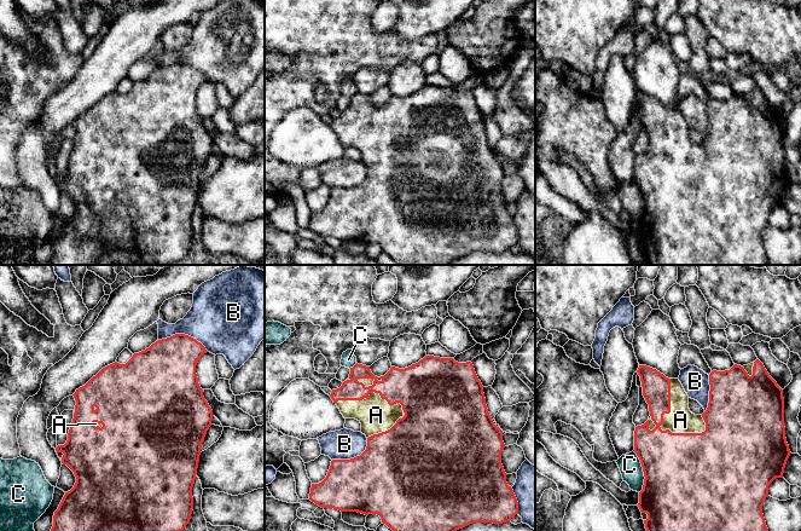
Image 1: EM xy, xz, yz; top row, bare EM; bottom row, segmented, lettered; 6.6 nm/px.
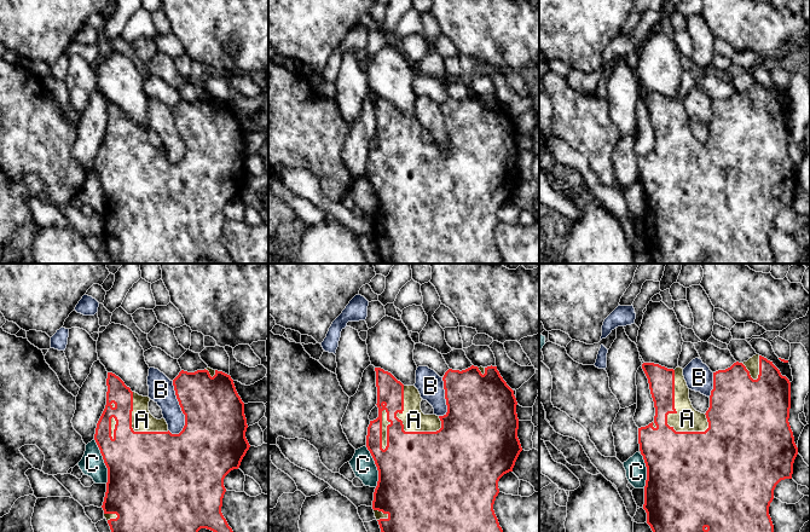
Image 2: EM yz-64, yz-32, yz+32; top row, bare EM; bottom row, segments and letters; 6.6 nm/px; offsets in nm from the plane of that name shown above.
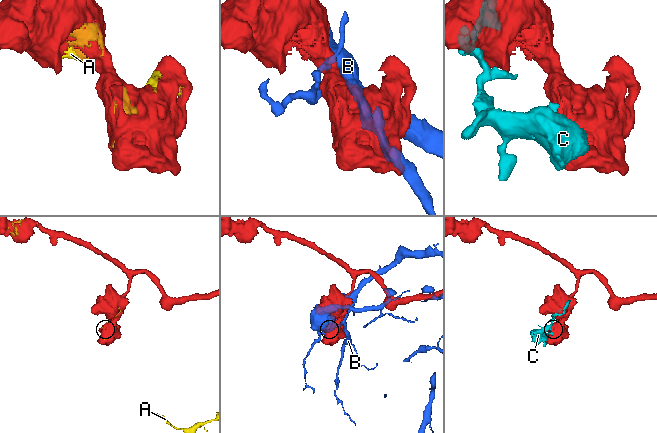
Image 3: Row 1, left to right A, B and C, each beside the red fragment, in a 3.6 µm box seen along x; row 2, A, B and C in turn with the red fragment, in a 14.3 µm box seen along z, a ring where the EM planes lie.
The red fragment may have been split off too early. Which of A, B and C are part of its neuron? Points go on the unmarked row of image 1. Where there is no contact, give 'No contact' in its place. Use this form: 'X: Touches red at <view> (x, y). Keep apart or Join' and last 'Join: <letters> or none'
A: Touches red at yz (662, 151). Join
B: Touches red at xy (184, 63). Keep apart
C: Touches red at yz (643, 200). Keep apart
Join: A

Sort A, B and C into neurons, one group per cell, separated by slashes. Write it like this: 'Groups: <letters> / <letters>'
Groups: A / B / C

